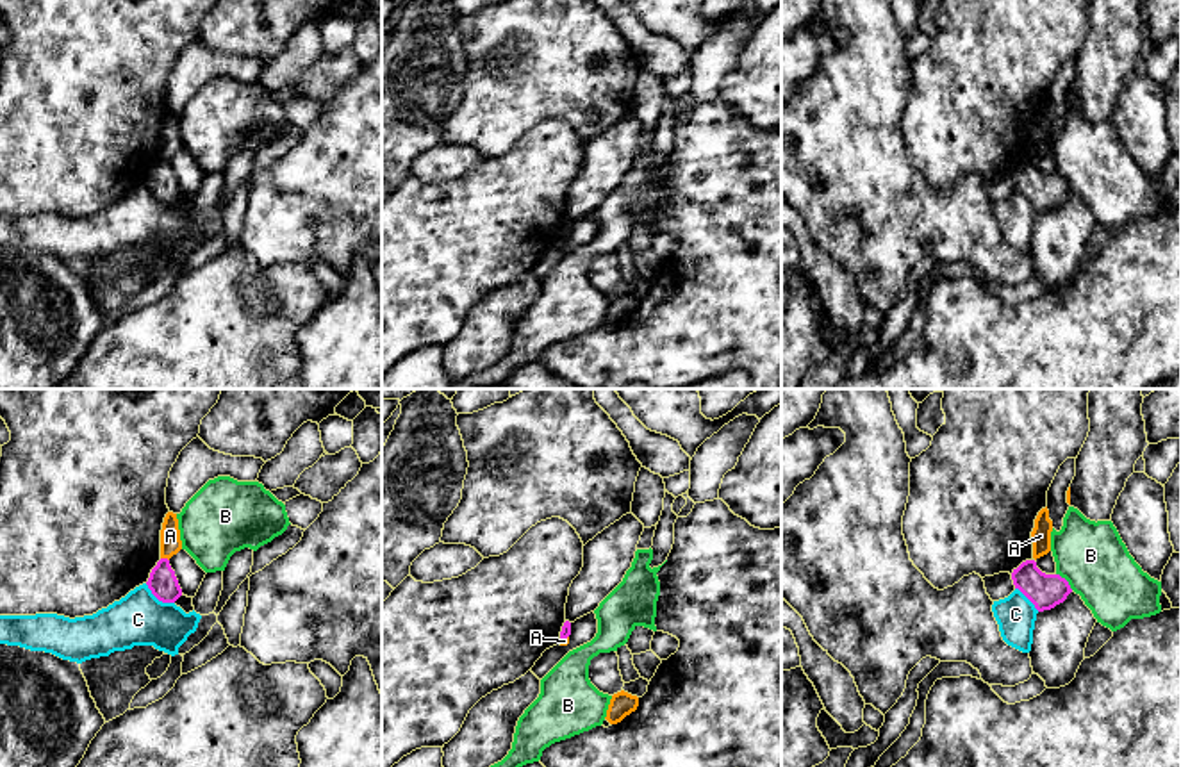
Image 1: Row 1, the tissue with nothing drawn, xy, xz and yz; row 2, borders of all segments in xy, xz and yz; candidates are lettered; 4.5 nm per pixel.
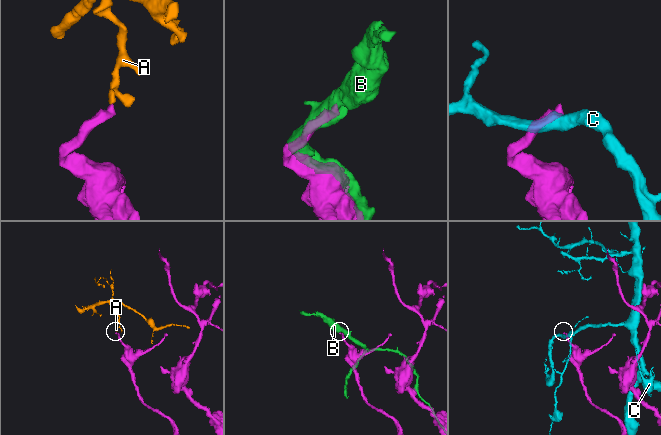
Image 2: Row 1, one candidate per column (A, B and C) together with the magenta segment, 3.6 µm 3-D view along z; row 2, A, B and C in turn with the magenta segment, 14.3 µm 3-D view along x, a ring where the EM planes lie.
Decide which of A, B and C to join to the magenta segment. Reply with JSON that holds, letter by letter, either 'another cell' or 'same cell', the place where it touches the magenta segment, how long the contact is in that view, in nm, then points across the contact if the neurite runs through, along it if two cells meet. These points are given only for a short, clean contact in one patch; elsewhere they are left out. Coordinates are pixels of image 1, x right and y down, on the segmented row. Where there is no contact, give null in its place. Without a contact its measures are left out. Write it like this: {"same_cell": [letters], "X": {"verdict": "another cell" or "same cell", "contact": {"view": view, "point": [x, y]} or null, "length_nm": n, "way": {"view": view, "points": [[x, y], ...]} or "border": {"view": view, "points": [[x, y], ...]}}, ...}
{"same_cell": [], "A": {"verdict": "another cell", "contact": {"view": "xy", "point": [165, 559]}, "length_nm": 40, "border": {"view": "xy", "points": [[161, 557], [168, 560]]}}, "B": {"verdict": "another cell", "contact": {"view": "yz", "point": [1065, 580]}, "length_nm": 110}, "C": {"verdict": "another cell", "contact": {"view": "xy", "point": [159, 600]}, "length_nm": 160}}

